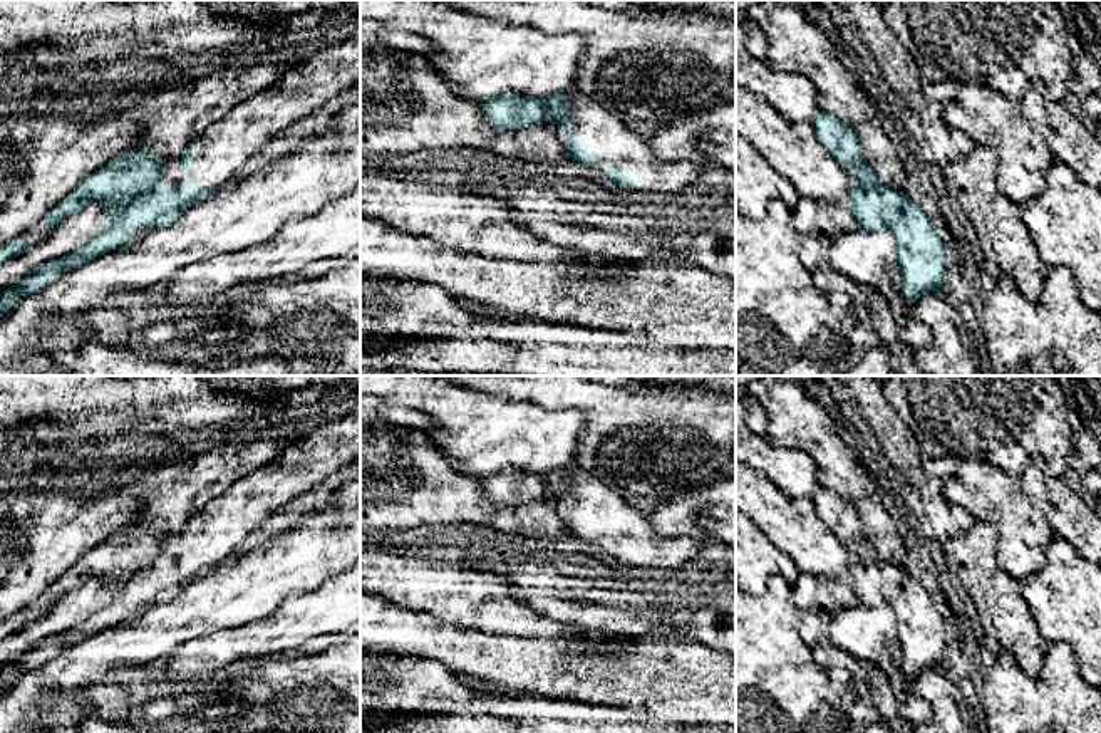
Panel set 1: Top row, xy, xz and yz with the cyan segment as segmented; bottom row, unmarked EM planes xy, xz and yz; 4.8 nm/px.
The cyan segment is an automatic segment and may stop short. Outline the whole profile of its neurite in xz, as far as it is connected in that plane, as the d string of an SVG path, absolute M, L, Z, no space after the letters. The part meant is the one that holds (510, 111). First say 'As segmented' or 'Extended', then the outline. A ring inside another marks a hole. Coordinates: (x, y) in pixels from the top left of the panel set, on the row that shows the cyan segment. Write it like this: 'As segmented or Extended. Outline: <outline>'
Extended. Outline: M580 91L568 97L563 92L546 97L506 92L484 102L483 114L498 129L555 124L566 156L598 168L607 185L627 190L674 193L711 168L699 156L657 158L644 134Z

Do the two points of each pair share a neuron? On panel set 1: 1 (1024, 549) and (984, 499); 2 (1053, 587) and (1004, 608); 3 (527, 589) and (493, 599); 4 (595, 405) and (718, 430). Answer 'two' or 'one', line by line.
1: one
2: two
3: two
4: one

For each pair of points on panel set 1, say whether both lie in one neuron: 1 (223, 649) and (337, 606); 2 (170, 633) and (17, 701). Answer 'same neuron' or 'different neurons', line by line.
1: same neuron
2: same neuron

